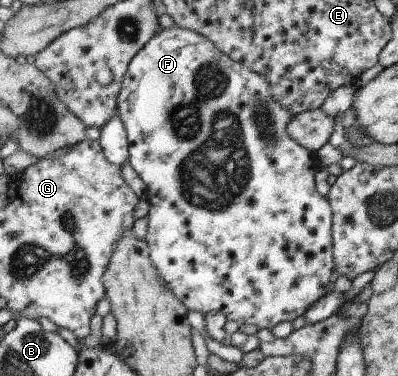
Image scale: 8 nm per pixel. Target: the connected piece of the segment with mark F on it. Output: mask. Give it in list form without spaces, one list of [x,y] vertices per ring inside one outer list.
[[[173,25],[167,29],[162,29],[157,35],[153,35],[141,48],[138,53],[130,60],[127,65],[126,73],[124,73],[120,91],[118,92],[116,101],[116,115],[122,120],[126,135],[127,135],[127,158],[130,167],[136,172],[136,175],[140,177],[142,183],[145,184],[144,199],[149,203],[150,209],[147,213],[147,232],[145,235],[145,242],[148,246],[149,258],[151,259],[152,265],[156,268],[159,276],[166,287],[176,296],[176,299],[180,301],[184,307],[190,311],[200,311],[203,315],[208,312],[222,312],[222,315],[227,320],[236,321],[236,323],[250,323],[256,325],[257,329],[271,329],[280,321],[292,321],[296,317],[303,315],[304,311],[310,307],[317,299],[324,297],[328,292],[332,291],[332,280],[334,279],[334,262],[332,257],[332,236],[331,236],[331,209],[326,197],[321,196],[315,188],[314,181],[314,169],[317,166],[315,158],[312,153],[306,151],[301,145],[294,143],[287,134],[285,129],[286,124],[290,121],[290,118],[294,115],[289,112],[288,109],[284,108],[274,97],[272,88],[268,85],[268,82],[260,75],[244,69],[242,65],[230,61],[228,56],[218,51],[212,45],[211,41],[208,41],[204,36],[199,33],[187,30],[184,28],[178,28]]]

